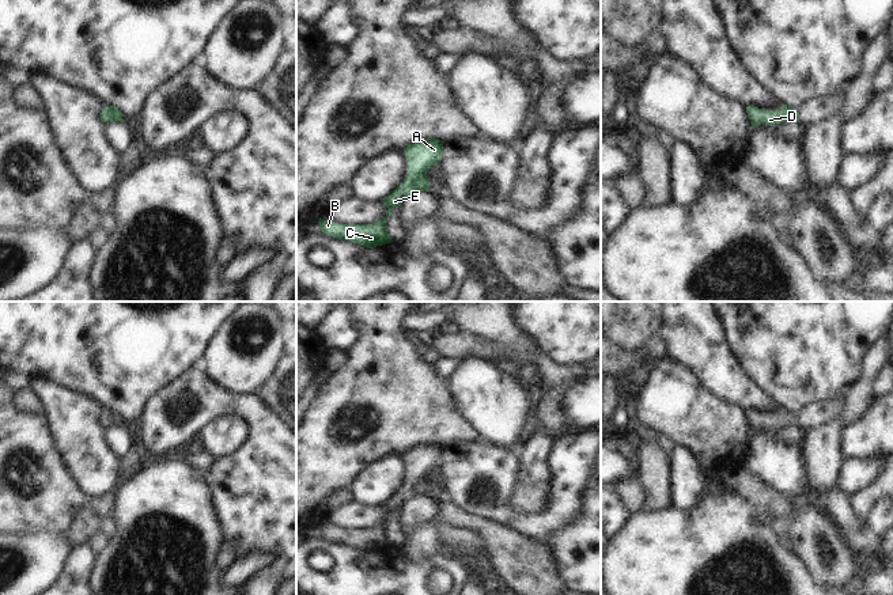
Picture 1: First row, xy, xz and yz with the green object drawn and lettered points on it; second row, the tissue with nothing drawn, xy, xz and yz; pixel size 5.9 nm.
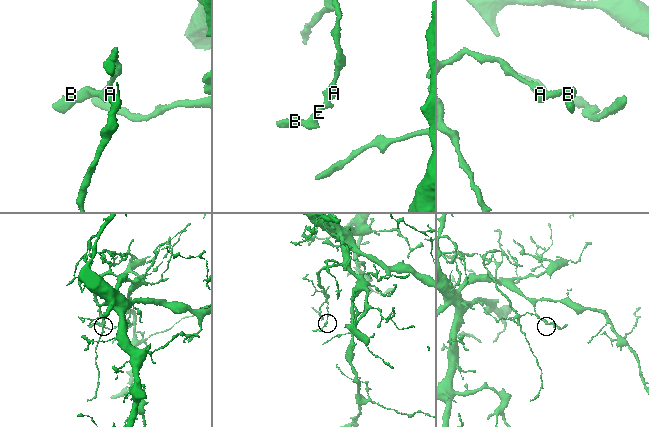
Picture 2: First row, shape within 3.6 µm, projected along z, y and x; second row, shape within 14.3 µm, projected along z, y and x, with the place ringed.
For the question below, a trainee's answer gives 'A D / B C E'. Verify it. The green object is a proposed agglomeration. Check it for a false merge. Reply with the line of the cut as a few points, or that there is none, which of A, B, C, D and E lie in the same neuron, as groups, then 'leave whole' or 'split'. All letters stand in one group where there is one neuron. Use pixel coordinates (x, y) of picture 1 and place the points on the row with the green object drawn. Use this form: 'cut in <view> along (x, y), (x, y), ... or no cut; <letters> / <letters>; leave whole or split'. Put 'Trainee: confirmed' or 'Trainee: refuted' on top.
Trainee: refuted
no cut; A B C D E; leave whole

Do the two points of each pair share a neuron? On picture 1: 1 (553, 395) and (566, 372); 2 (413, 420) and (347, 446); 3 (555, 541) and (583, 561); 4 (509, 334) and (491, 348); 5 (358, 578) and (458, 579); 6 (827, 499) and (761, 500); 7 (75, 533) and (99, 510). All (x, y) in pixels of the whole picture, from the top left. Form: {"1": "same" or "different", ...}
{"1": "different", "2": "same", "3": "same", "4": "different", "5": "same", "6": "different", "7": "same"}

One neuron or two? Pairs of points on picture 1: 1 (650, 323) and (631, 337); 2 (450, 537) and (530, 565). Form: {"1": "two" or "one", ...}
{"1": "one", "2": "two"}

